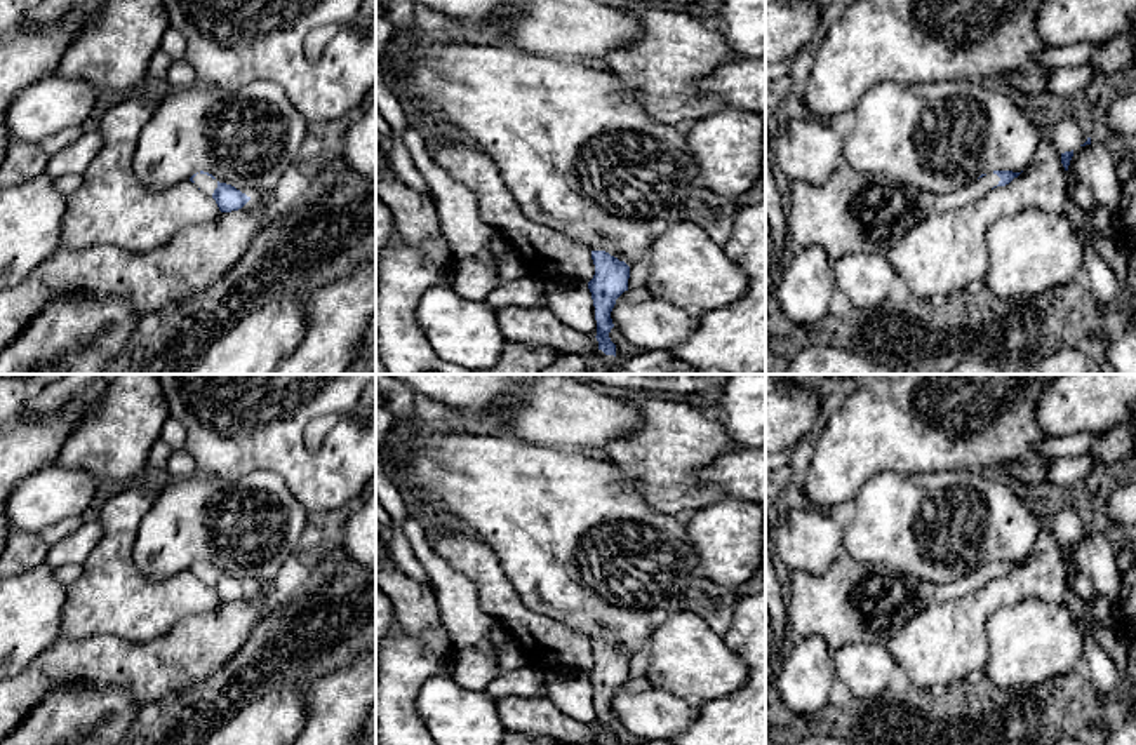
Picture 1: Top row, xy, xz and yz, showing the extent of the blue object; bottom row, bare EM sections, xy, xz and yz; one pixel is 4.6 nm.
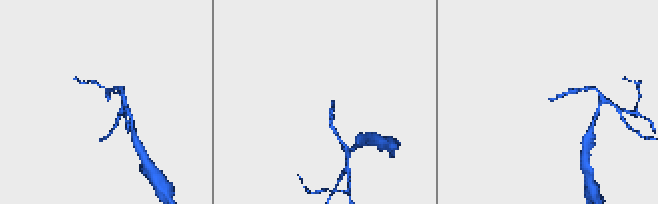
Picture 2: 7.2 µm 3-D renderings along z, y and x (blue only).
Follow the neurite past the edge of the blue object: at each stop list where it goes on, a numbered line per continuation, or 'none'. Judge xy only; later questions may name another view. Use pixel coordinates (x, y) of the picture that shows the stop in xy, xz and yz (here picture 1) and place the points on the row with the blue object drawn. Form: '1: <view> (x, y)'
1: xy (206, 183)

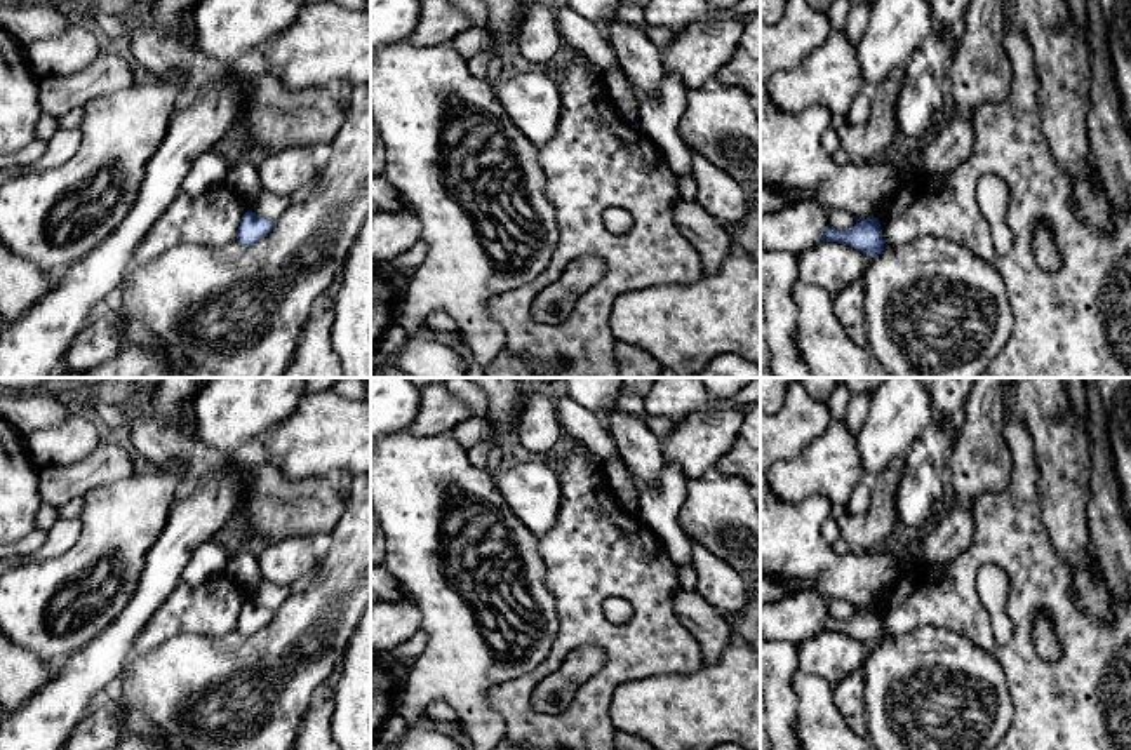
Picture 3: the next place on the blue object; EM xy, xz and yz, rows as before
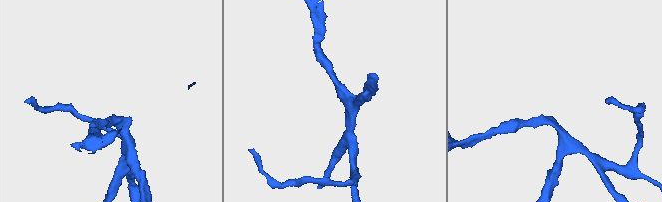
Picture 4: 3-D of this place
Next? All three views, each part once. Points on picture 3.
none

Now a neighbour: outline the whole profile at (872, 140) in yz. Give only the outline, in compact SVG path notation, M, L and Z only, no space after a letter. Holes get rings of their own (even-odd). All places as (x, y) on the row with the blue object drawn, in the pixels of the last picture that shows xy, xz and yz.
M907 64L893 70L891 75L870 90L870 117L861 125L844 125L839 131L840 148L851 160L879 160L889 155L891 143L898 134L896 110Z

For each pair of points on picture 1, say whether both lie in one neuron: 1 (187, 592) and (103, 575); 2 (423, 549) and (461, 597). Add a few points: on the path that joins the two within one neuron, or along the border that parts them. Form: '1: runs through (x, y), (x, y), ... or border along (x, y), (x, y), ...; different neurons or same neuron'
1: runs through (166, 592), (124, 592); same neuron
2: runs through (430, 561), (449, 585); same neuron

